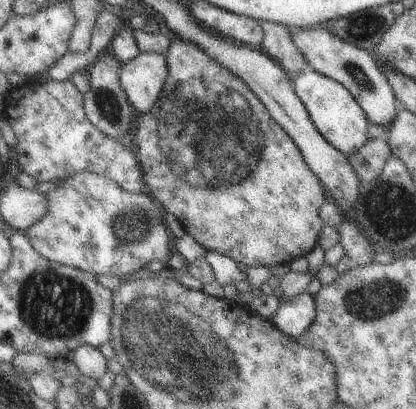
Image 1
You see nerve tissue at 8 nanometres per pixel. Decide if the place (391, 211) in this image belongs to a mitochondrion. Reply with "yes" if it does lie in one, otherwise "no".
yes

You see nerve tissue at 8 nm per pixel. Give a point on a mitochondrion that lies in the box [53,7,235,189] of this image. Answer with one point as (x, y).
(107, 103)

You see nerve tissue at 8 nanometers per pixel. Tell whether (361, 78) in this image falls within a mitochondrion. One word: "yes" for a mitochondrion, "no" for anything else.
yes

